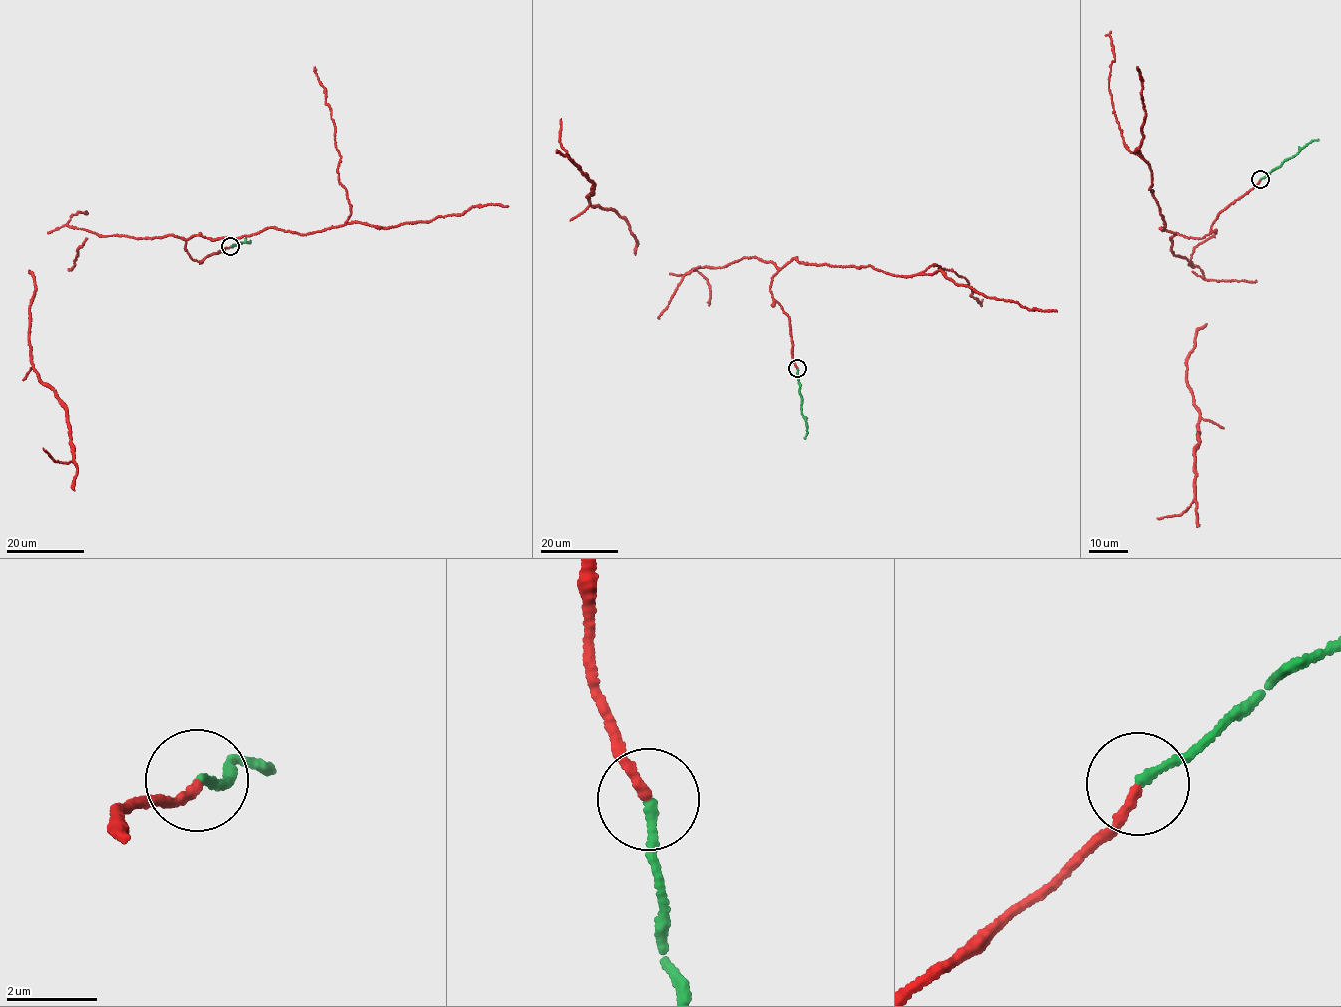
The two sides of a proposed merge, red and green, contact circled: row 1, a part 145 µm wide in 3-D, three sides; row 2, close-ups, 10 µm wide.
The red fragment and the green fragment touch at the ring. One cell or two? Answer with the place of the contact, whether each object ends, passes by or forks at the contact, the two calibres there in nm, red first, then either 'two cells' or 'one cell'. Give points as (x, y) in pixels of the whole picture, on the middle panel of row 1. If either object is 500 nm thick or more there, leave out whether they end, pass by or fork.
place (797, 368); red ends; green ends; calibres 200 and 180 nm; one cell

